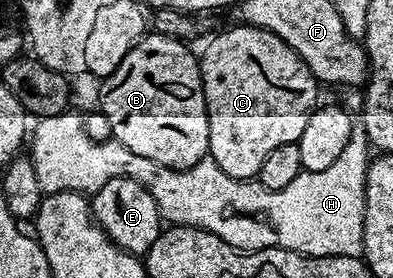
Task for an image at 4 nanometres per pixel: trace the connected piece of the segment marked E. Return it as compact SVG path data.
M117 176L112 178L112 182L104 182L104 186L93 193L90 209L95 222L110 236L110 241L139 258L145 257L158 235L164 231L164 217L156 198L145 184L130 176Z

